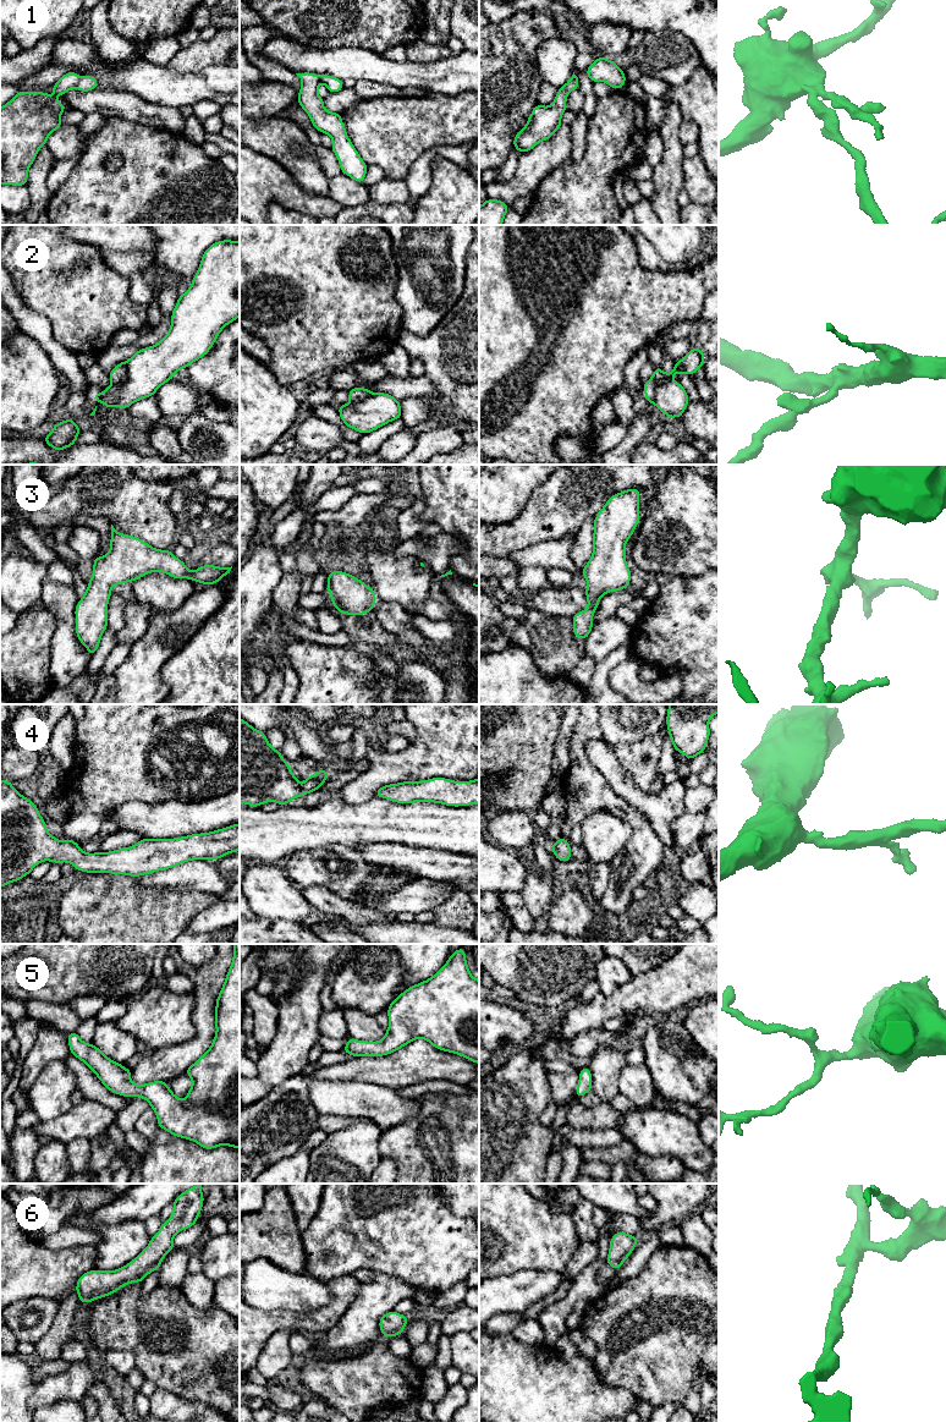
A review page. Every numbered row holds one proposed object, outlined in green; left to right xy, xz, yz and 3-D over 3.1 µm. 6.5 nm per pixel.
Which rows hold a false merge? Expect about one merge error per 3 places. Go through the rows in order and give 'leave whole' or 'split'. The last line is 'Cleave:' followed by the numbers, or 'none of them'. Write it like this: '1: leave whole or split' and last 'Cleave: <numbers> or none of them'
1: split
2: split
3: leave whole
4: leave whole
5: leave whole
6: leave whole
Cleave: 1, 2

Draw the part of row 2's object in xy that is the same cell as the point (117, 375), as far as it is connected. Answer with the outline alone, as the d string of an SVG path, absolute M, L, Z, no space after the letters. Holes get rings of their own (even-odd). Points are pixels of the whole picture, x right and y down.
M120 362L112 370L109 373L111 385L117 386L126 381L127 379L127 366L126 362Z

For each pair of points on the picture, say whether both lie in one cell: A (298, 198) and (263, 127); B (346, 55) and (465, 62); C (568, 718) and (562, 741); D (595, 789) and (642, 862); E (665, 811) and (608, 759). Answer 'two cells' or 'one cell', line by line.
A: two cells
B: one cell
C: one cell
D: one cell
E: one cell

